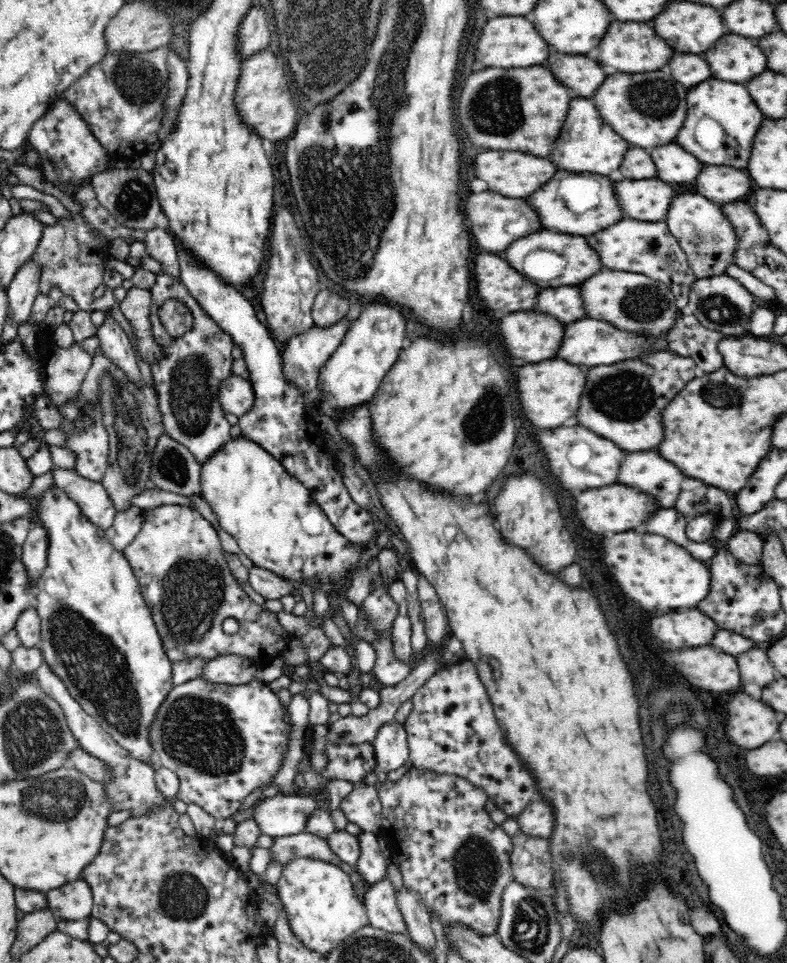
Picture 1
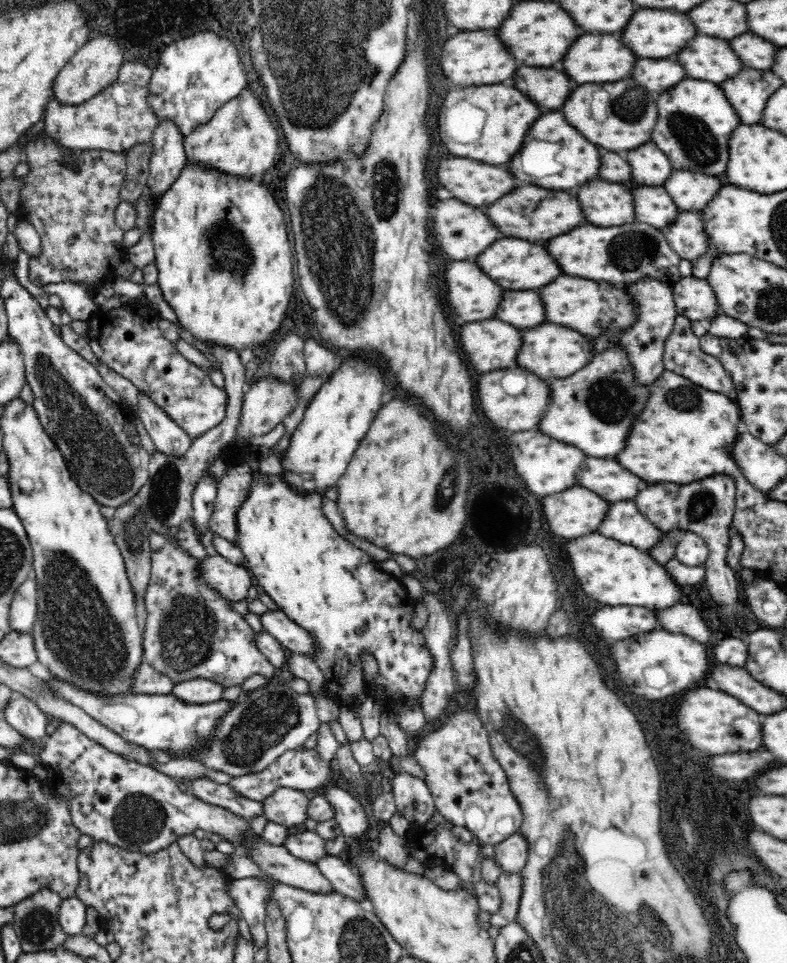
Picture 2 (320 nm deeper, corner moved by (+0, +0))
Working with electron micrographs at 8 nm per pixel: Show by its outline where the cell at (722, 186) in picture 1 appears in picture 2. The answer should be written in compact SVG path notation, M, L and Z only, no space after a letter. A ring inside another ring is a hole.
M673 170L664 182L664 188L676 203L676 208L688 212L702 210L720 186L722 182L718 178L692 171Z

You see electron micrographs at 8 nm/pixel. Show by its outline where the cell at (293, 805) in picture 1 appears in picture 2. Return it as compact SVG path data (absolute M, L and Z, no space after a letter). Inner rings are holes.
M206 775L196 778L182 777L179 783L184 783L184 788L200 800L223 806L238 816L251 819L262 814L261 801L253 801L240 796L234 793L227 784L220 784Z

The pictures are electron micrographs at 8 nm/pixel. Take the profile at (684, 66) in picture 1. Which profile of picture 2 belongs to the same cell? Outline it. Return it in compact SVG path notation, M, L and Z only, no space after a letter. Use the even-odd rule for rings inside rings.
M640 58L634 64L632 78L650 92L664 92L684 80L684 70L676 60L648 60Z

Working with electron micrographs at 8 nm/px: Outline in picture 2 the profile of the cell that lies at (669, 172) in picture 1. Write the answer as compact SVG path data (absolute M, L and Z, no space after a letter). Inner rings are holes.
M646 142L640 148L628 152L626 160L632 166L632 178L638 184L646 184L646 186L664 184L664 180L673 171L668 158L652 142Z

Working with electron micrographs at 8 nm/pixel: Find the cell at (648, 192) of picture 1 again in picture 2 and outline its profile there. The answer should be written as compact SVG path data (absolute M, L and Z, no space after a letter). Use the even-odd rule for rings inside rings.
M590 180L576 190L586 222L596 226L620 226L635 222L634 202L628 186Z

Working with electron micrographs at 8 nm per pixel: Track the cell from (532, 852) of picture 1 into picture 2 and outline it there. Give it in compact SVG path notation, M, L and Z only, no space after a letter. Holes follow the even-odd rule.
M502 873L497 881L500 893L500 906L491 917L491 924L502 928L516 921L522 894L522 877L520 873Z

